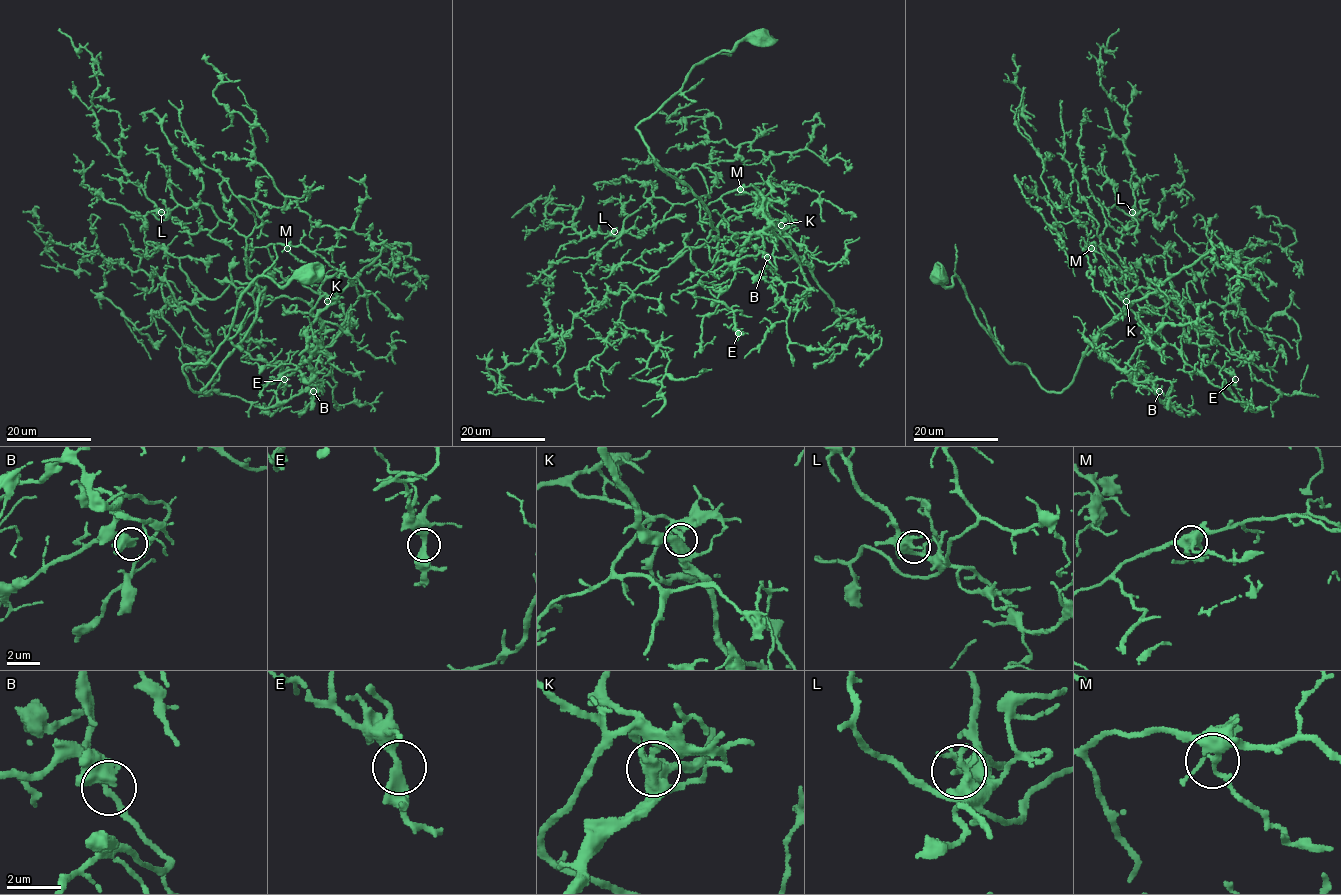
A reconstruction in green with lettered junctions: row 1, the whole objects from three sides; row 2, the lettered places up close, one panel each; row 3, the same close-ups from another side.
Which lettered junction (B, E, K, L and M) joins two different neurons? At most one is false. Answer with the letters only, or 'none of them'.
K

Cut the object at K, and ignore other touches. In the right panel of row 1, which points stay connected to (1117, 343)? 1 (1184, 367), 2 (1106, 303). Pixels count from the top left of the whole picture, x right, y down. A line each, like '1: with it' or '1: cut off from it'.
1: cut off from it
2: cut off from it

